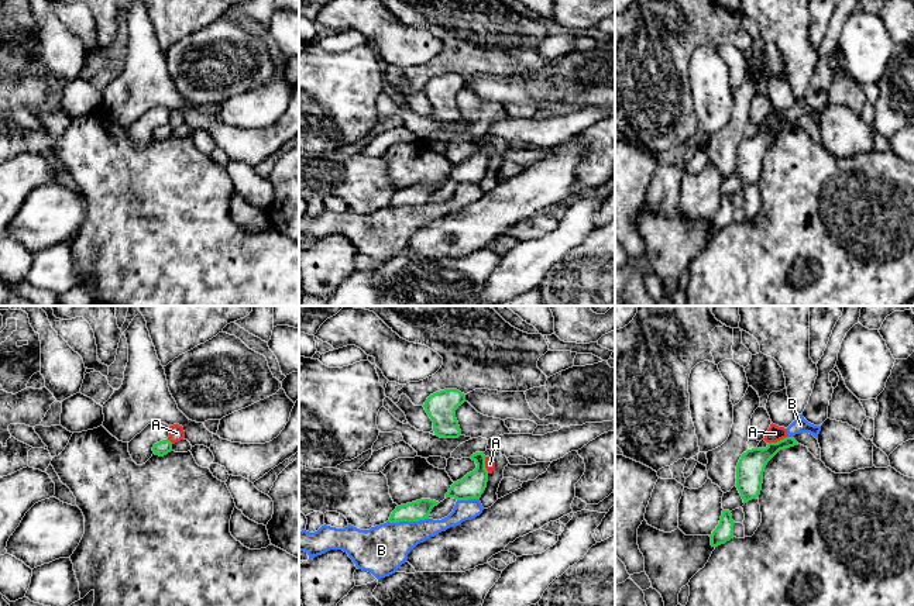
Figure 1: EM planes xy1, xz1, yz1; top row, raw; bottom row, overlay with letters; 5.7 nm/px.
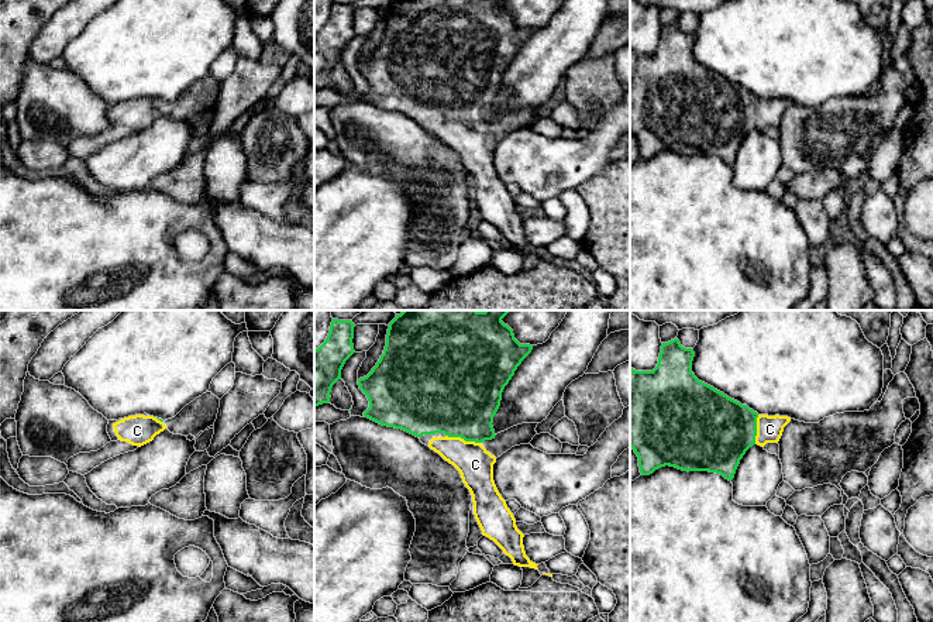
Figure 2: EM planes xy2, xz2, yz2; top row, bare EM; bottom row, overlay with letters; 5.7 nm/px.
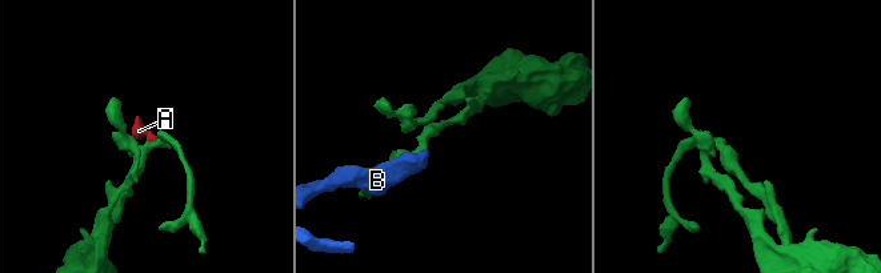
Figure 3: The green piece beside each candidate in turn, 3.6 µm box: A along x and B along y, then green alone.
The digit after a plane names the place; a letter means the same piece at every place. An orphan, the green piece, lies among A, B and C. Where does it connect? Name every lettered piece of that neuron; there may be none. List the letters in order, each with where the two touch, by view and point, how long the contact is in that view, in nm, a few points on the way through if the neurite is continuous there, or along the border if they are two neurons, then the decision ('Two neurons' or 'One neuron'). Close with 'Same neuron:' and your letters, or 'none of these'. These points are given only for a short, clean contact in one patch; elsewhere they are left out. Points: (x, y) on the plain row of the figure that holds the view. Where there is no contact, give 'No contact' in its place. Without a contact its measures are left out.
A: Touches green at yz1 (777, 126). Shared border 130 nm. Boundary: yz1 (787, 120), (768, 127). Two neurons
B: Touches green at xz1 (408, 205). Shared border 240 nm. Two neurons
C: Touches green at xz2 (462, 122). Shared border 200 nm. Path across: xz2 (458, 78), (462, 122), (462, 133), (475, 148). One neuron
Same neuron: C

